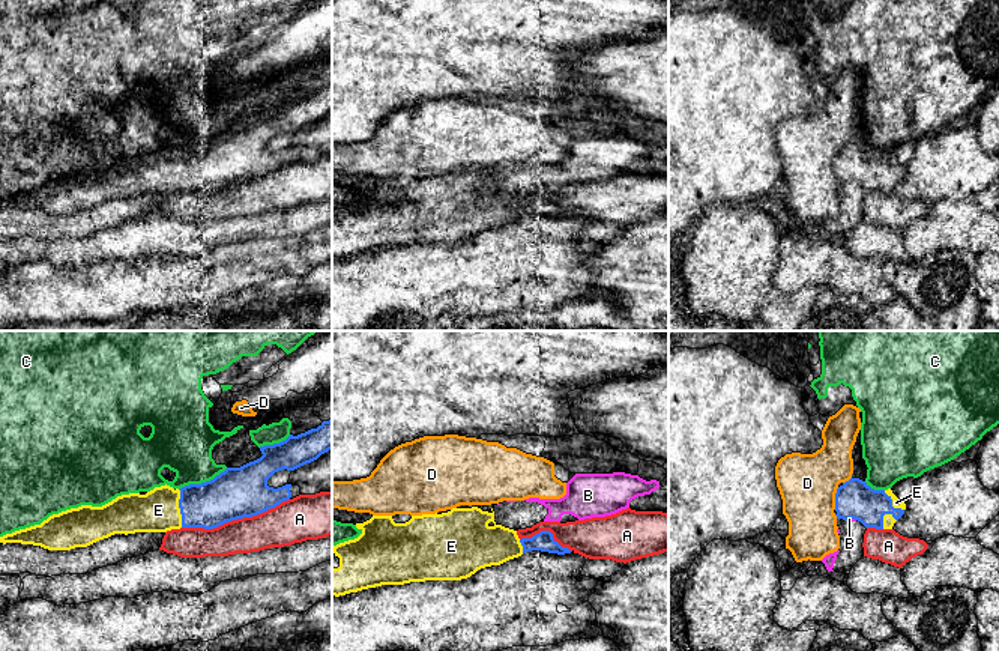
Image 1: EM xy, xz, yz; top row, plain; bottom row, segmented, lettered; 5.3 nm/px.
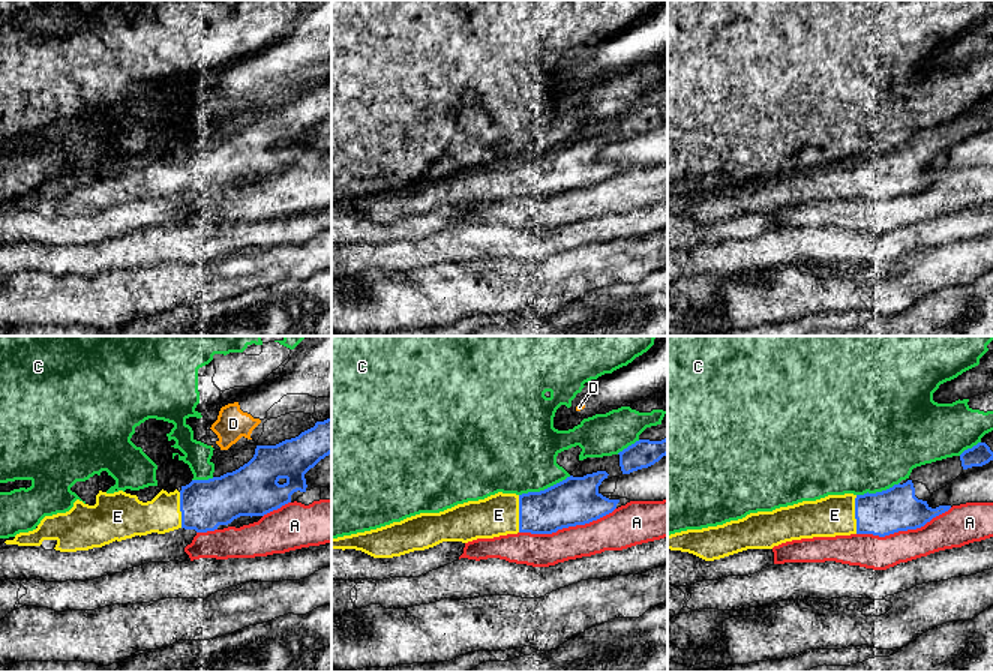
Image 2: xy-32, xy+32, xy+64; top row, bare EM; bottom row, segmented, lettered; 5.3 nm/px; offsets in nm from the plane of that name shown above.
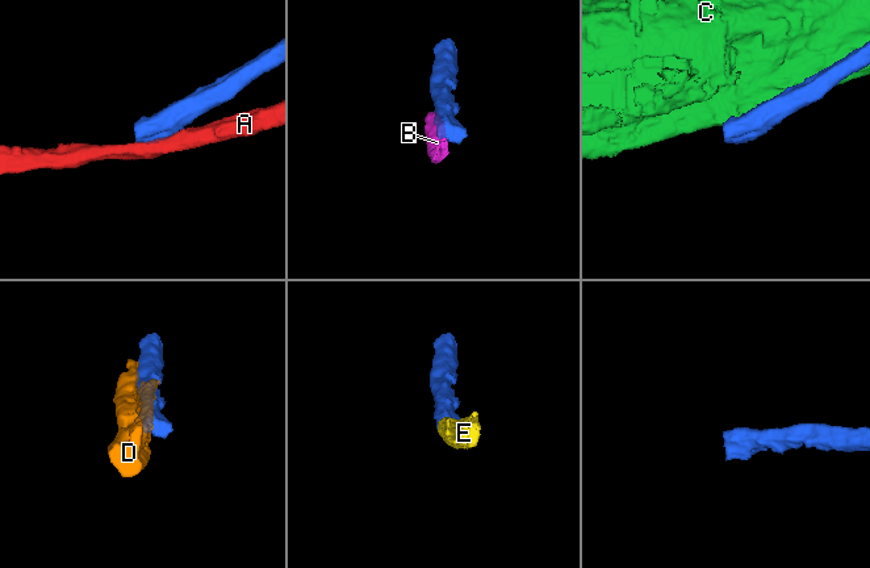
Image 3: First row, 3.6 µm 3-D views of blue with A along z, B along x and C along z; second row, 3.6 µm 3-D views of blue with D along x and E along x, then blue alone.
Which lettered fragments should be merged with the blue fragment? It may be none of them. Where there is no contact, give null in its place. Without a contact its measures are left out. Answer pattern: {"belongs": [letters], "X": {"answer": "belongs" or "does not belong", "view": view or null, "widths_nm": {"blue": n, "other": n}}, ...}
{"belongs": ["E"], "A": {"answer": "does not belong", "view": "xy", "widths_nm": {"blue": 280, "other": 220}}, "B": {"answer": "does not belong", "view": "yz", "widths_nm": {"blue": 200, "other": 20}}, "C": {"answer": "does not belong", "view": "xy", "widths_nm": {"blue": 280, "other": 320}}, "D": {"answer": "does not belong", "view": "yz", "widths_nm": {"blue": 200, "other": 320}}, "E": {"answer": "belongs", "view": "xy", "widths_nm": {"blue": 240, "other": 220}}}

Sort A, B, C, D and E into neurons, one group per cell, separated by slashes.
A / B / C / D / E

